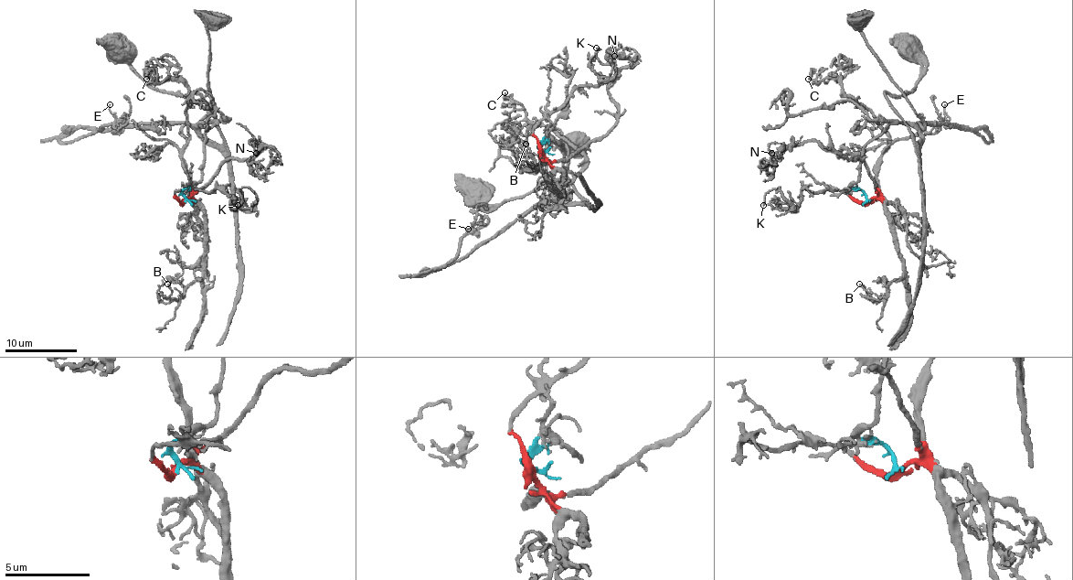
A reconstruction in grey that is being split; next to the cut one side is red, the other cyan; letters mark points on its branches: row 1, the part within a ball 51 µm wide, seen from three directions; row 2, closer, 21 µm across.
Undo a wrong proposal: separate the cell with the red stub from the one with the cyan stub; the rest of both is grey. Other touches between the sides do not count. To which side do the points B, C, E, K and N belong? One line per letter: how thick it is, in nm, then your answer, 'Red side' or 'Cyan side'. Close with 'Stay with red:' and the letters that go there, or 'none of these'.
B: Thickness 160 nm. Red side
C: Thickness 190 nm. Red side
E: Thickness 130 nm. Cyan side
K: Thickness 160 nm. Red side
N: Thickness 160 nm. Red side
Stay with red: B, C, K, N

